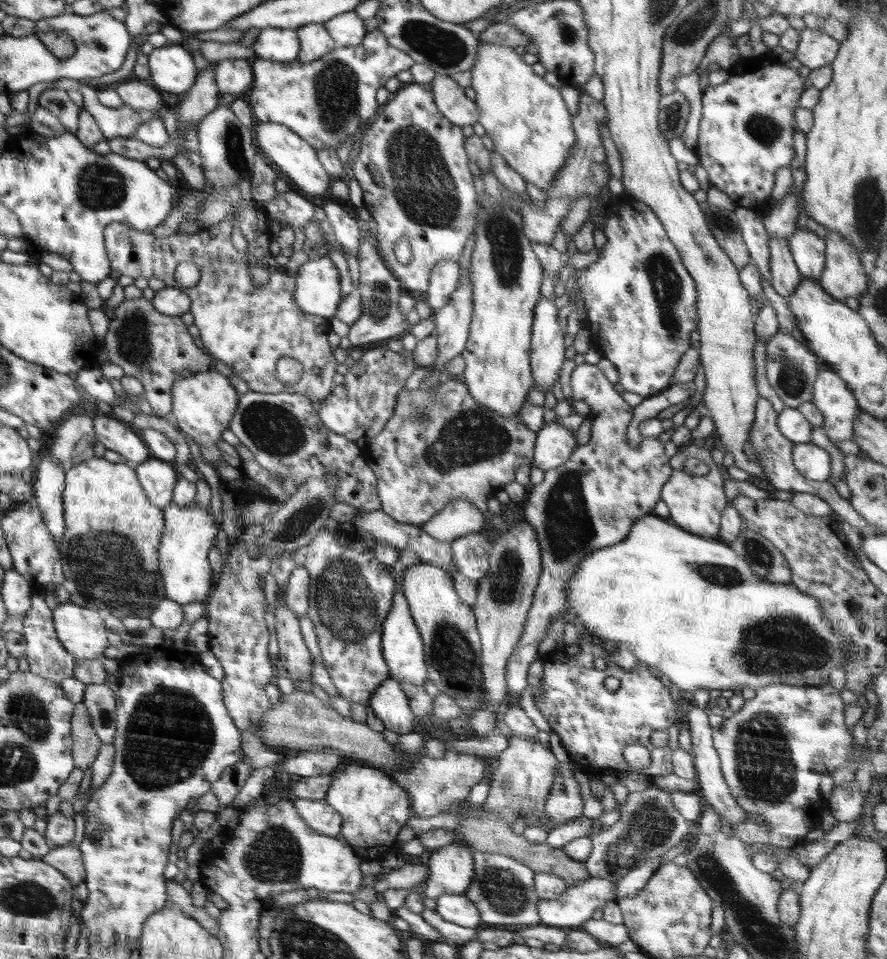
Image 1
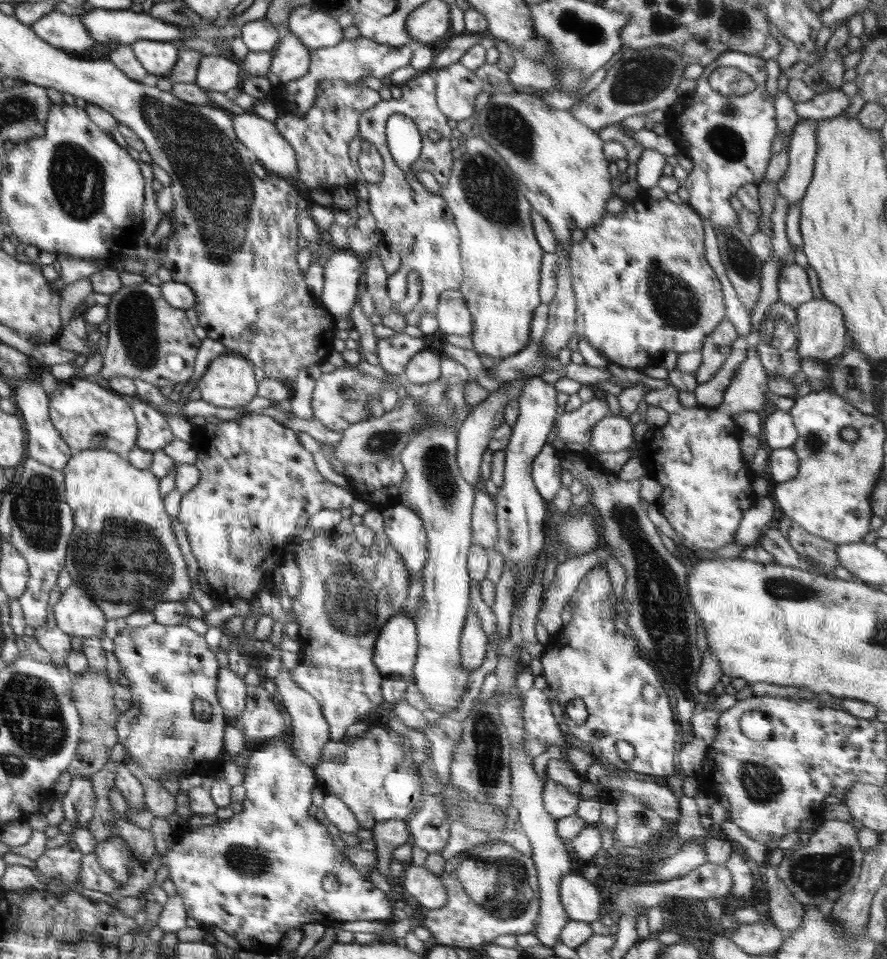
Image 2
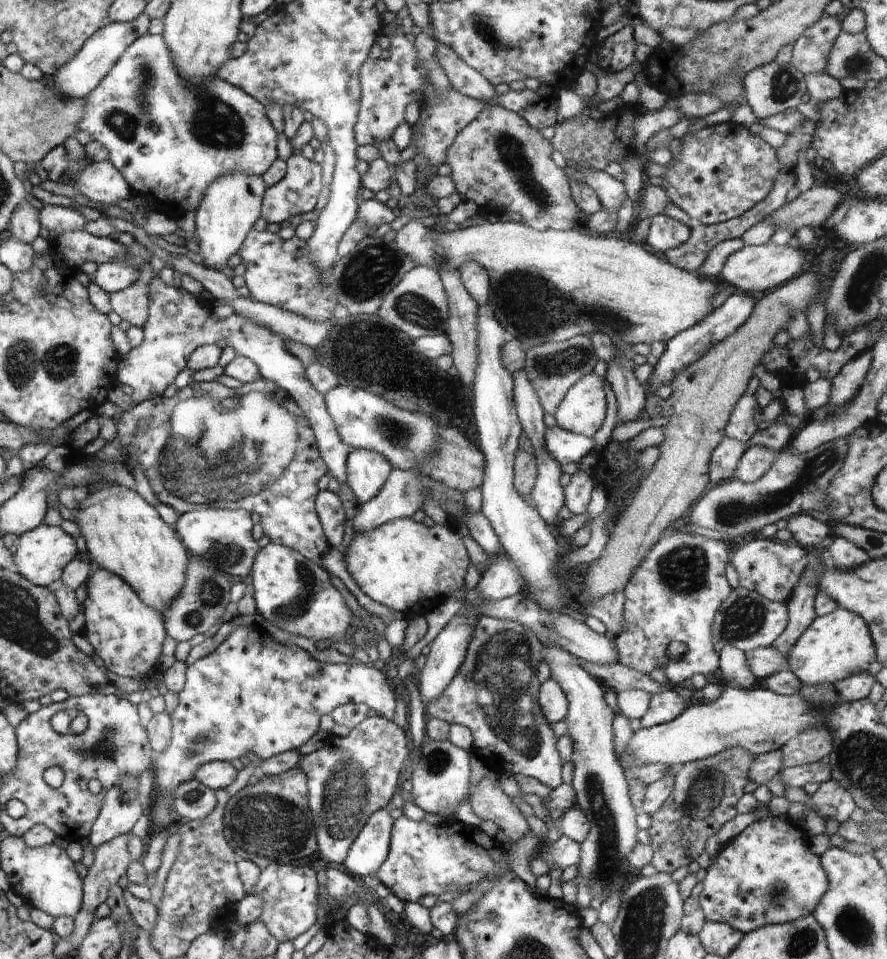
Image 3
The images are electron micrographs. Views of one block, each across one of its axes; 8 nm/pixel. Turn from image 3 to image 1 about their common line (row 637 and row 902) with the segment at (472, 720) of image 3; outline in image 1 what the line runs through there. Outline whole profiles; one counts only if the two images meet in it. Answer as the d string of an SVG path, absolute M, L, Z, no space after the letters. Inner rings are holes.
M471 849L474 859L474 878L464 896L480 911L483 927L520 928L540 925L538 895L534 888L535 872L524 863L502 853L485 853Z

